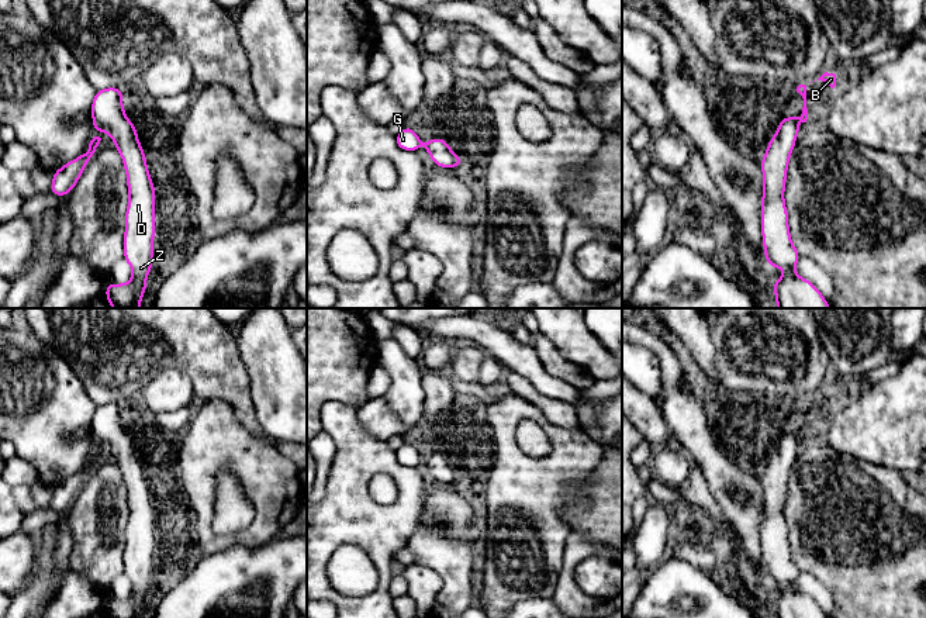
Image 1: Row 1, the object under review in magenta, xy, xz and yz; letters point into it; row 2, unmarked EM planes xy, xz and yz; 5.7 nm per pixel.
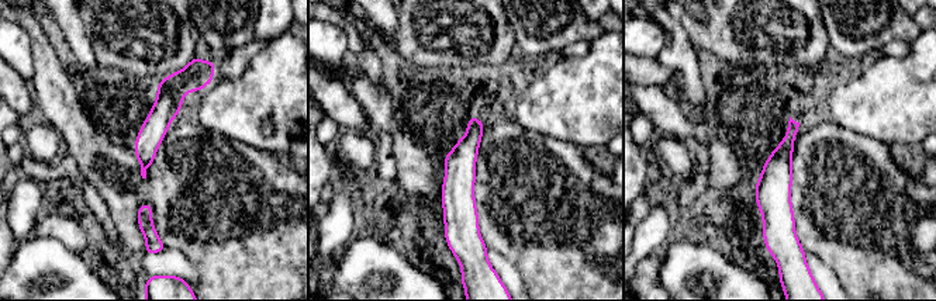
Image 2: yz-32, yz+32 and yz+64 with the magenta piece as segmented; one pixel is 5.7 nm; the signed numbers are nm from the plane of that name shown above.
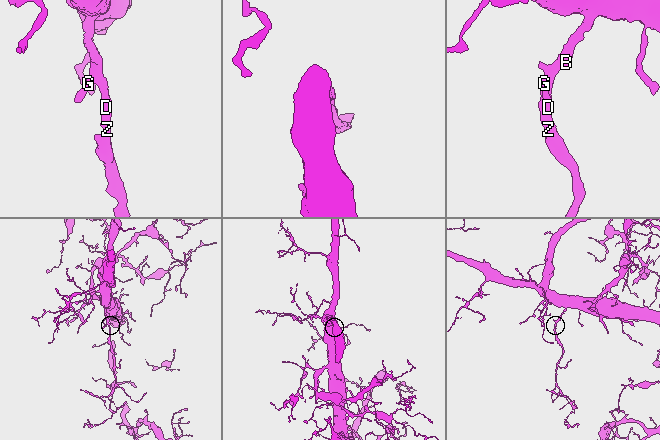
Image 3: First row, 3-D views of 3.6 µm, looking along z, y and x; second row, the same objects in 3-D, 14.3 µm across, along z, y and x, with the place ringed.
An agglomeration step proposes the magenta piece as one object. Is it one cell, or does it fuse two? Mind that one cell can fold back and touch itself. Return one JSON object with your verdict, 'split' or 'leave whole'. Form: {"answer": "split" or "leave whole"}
{"answer": "leave whole"}

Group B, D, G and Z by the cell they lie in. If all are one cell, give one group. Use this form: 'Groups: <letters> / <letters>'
Groups: B D G Z

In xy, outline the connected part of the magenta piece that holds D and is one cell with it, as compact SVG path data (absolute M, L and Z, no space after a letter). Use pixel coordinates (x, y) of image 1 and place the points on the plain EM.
M117 403L96 405L91 429L94 445L107 446L122 473L129 508L124 576L132 583L132 594L127 600L107 598L106 612L108 618L141 618L146 605L146 593L153 580L156 504L148 487L137 443L125 432L122 405Z

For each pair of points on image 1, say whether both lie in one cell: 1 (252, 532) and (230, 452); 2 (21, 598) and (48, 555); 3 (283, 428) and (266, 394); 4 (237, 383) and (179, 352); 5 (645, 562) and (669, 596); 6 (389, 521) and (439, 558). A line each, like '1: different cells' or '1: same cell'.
1: same cell
2: same cell
3: same cell
4: same cell
5: different cells
6: different cells

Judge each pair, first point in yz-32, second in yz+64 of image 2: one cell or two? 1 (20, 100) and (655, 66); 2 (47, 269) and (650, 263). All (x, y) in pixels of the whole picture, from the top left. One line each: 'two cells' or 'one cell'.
1: two cells
2: two cells

